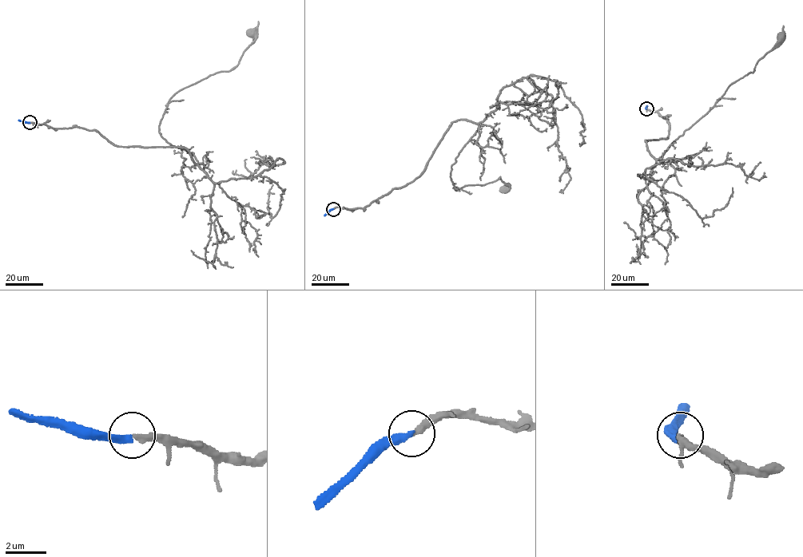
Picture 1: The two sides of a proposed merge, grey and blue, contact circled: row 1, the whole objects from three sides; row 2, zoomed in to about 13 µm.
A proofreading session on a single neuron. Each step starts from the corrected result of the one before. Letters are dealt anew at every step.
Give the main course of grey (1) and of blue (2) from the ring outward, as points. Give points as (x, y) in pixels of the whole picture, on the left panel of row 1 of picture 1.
1: (29, 122), (181, 147), (197, 163), (161, 137), (162, 115), (236, 65), (250, 33)
2: (29, 122), (18, 120)

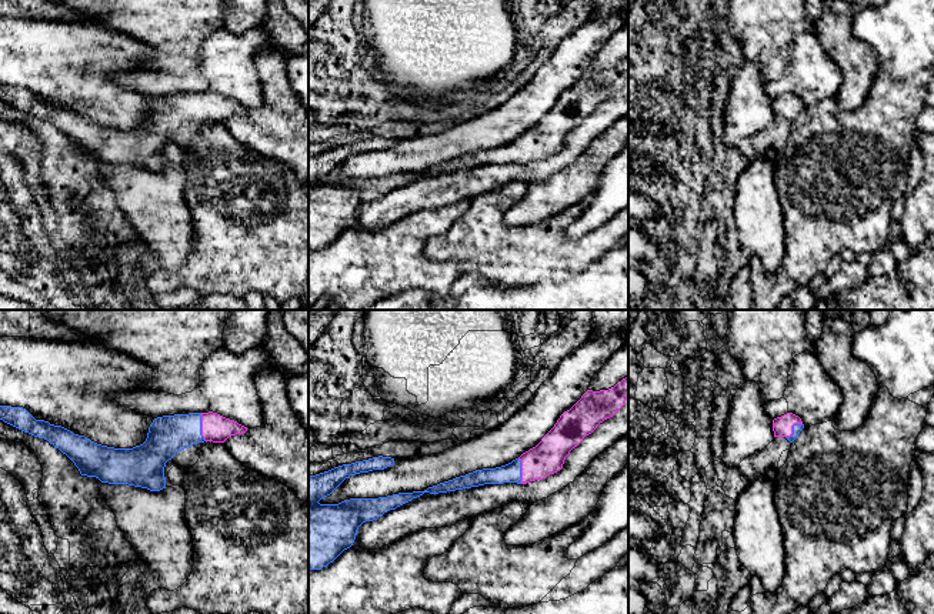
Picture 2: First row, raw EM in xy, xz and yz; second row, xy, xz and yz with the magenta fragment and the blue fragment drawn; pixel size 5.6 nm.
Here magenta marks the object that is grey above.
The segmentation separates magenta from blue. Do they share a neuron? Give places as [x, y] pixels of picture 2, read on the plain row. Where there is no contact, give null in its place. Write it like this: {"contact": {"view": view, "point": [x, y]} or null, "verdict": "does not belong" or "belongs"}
{"contact": {"view": "xy", "point": [202, 107]}, "verdict": "belongs"}

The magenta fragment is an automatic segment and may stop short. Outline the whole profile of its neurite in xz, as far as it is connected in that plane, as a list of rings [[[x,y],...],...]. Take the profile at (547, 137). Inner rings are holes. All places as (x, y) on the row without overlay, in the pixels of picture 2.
[[[628,56],[608,70],[587,70],[581,79],[564,91],[541,121],[511,143],[483,149],[428,167],[424,171],[398,173],[378,178],[350,178],[338,184],[320,184],[346,158],[394,144],[391,137],[373,137],[343,144],[328,151],[308,156],[308,250],[320,250],[333,243],[356,220],[358,207],[390,190],[423,176],[438,174],[484,164],[527,164],[557,153],[566,137],[600,103],[613,97],[628,79]]]

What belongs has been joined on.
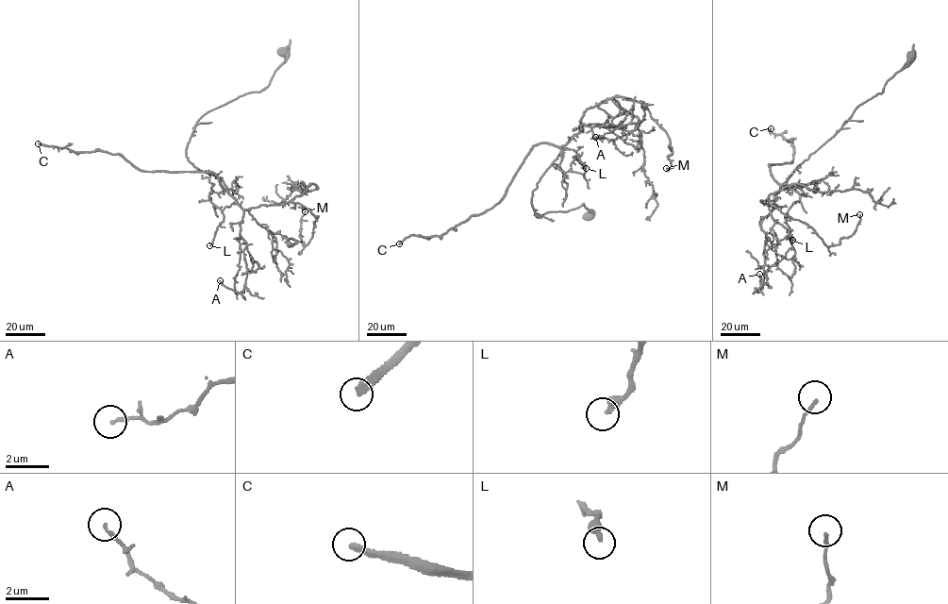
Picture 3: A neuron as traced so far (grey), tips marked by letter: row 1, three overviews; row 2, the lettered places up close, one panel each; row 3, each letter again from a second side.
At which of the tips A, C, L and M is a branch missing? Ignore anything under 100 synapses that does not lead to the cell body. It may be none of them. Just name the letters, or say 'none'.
C

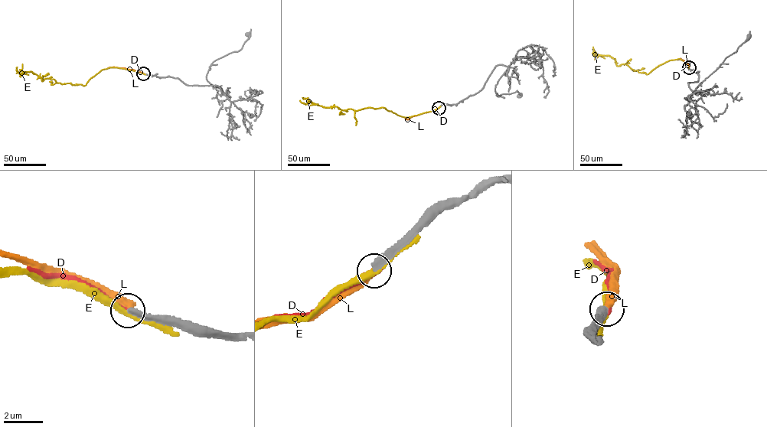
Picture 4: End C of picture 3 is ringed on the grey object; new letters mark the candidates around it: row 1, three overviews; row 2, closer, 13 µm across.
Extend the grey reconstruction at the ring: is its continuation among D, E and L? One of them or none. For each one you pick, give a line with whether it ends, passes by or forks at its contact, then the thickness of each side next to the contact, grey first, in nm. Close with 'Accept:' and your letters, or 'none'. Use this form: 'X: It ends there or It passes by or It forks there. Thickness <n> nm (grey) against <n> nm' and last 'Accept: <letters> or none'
Accept: none

